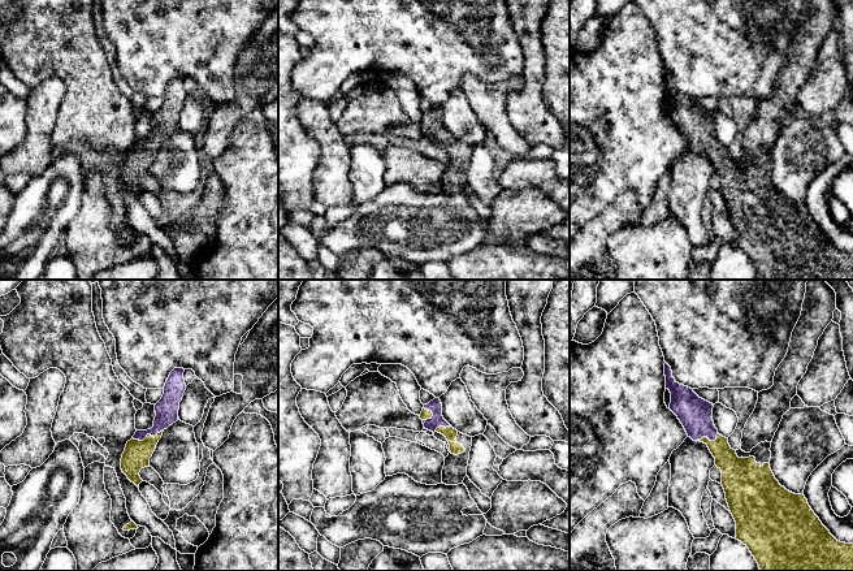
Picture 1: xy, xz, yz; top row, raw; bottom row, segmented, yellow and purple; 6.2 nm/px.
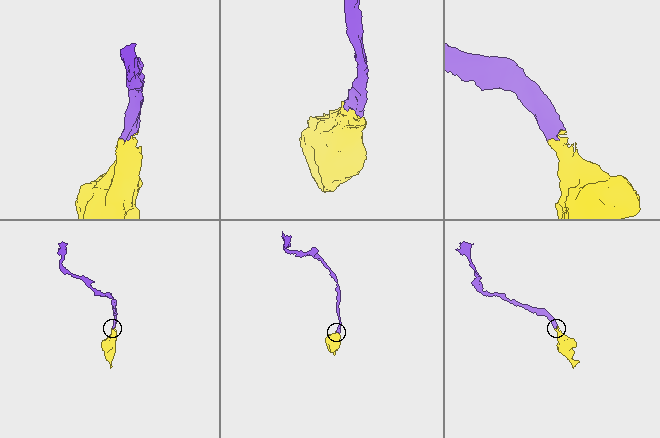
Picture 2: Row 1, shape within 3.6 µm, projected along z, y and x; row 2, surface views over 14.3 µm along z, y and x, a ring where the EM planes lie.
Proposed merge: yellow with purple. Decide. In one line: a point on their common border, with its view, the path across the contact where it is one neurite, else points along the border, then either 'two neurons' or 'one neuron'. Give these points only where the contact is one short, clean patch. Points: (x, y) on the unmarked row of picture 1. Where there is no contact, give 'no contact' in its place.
xy (147, 143) | across xy (137, 163), (147, 143), (159, 134), (167, 117) | one neuron

